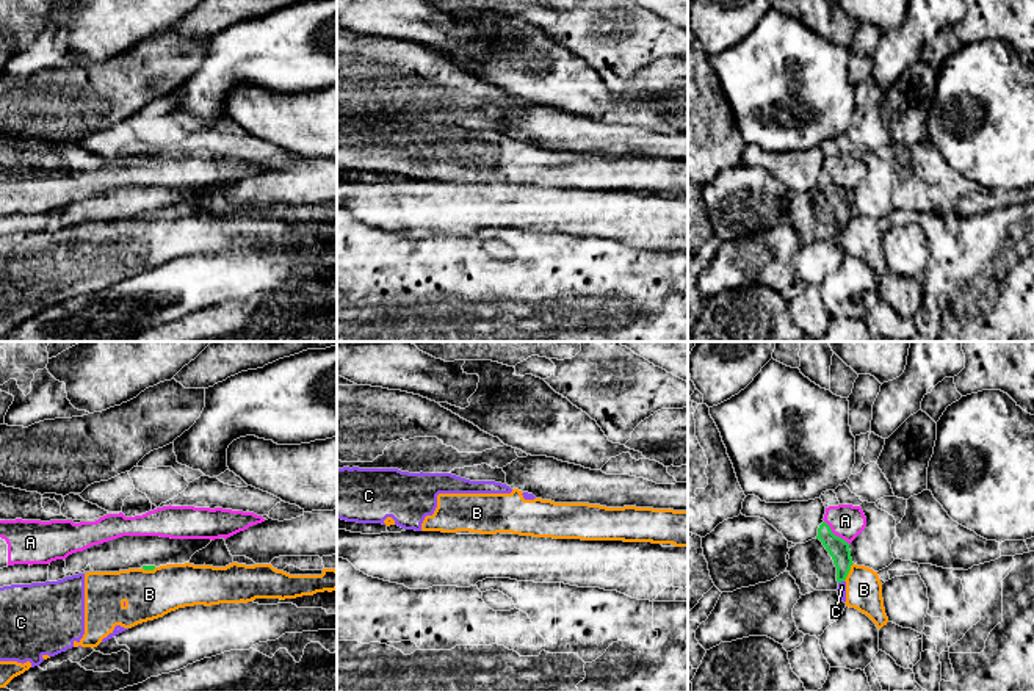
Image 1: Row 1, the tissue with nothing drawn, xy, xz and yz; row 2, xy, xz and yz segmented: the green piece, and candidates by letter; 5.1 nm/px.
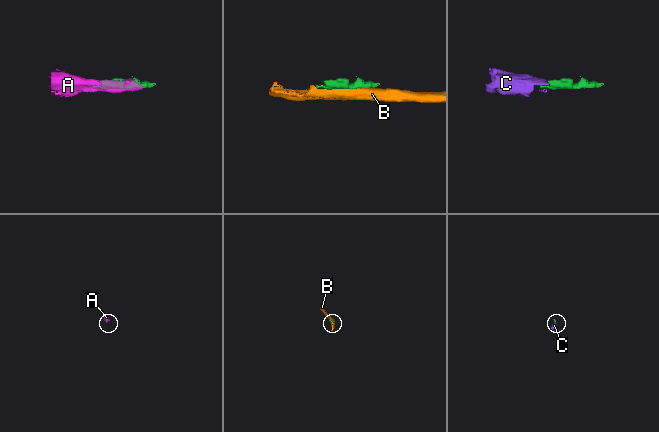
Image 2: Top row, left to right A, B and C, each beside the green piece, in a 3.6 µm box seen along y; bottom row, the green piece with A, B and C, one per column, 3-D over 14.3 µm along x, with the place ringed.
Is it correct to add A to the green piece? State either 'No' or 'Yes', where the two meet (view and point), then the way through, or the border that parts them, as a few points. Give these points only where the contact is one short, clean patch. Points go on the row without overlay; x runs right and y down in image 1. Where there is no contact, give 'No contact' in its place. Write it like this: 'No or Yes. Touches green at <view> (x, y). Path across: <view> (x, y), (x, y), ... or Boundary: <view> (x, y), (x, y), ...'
No. Touches green at yz (834, 184). Boundary: yz (824, 170), (848, 193)

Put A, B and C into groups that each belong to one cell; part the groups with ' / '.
A / B C

